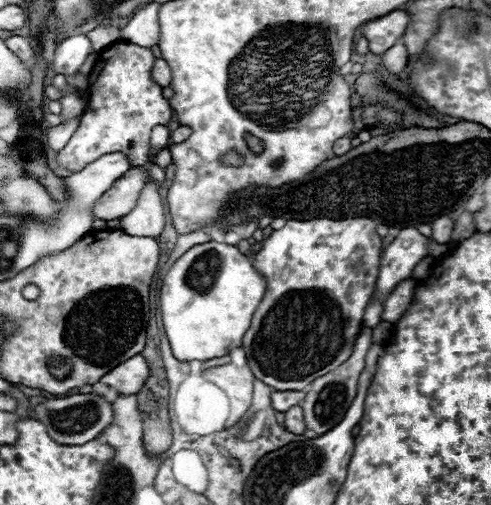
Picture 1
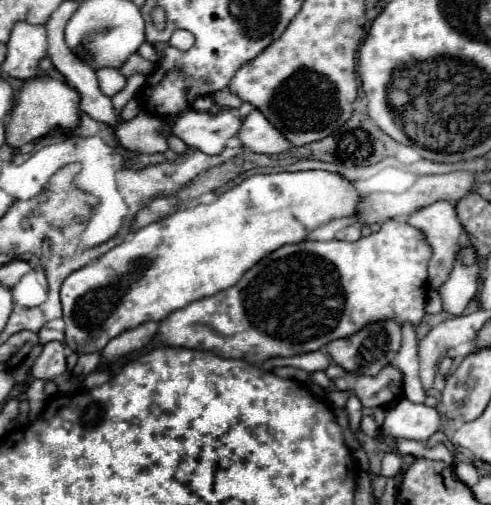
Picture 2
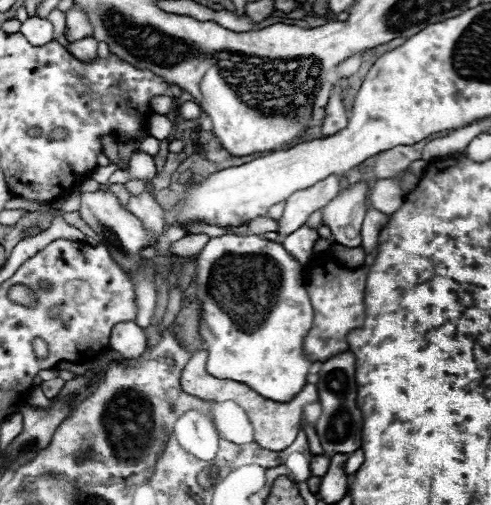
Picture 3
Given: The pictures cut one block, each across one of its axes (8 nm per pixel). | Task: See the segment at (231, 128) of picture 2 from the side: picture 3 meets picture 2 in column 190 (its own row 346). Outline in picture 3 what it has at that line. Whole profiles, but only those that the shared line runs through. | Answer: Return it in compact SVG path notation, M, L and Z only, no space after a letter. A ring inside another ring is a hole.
M120 322L112 330L108 346L118 352L124 360L136 360L146 350L148 340L144 330L136 322Z

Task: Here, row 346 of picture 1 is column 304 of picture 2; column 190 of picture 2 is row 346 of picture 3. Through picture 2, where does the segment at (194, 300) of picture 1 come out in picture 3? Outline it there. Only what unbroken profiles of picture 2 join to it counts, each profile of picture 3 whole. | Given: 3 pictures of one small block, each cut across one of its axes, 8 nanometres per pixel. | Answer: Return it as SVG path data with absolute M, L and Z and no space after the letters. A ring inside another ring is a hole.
M224 234L210 238L196 256L196 298L202 306L202 338L206 340L206 370L222 380L236 380L250 386L264 398L276 402L292 400L310 370L310 360L302 352L304 338L312 328L314 310L304 288L302 264L278 242L264 240L256 234Z

